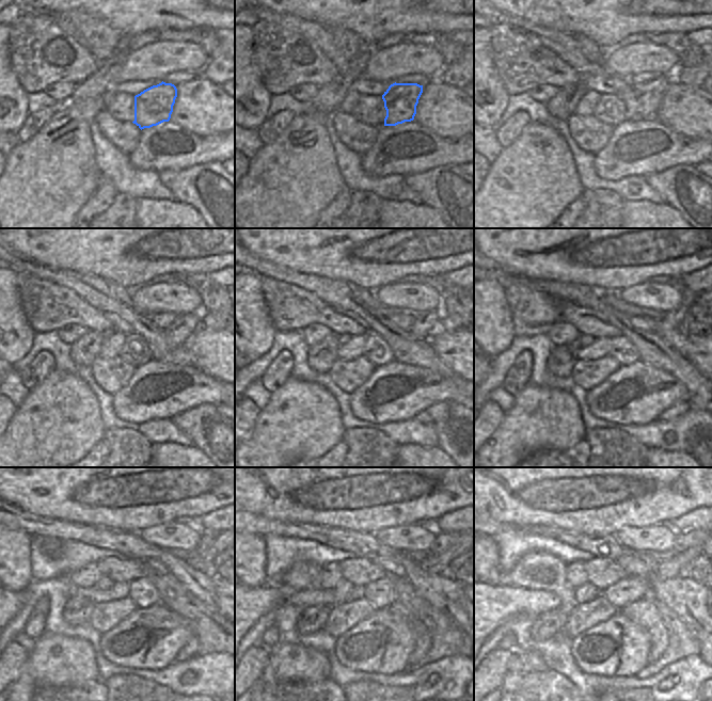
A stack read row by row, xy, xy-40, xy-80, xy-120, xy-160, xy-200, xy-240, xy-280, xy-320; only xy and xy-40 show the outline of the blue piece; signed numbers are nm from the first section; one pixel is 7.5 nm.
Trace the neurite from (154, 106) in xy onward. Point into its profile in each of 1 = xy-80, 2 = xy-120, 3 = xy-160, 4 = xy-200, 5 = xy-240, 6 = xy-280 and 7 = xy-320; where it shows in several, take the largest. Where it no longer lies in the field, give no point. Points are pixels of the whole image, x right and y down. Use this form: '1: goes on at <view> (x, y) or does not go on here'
1: goes on at xy-80 (649, 95)
2: goes on at xy-120 (184, 325)
3: goes on at xy-160 (426, 323)
4: goes on at xy-200 (670, 319)
5: goes on at xy-240 (206, 538)
6: goes on at xy-280 (445, 539)
7: goes on at xy-320 (684, 540)

